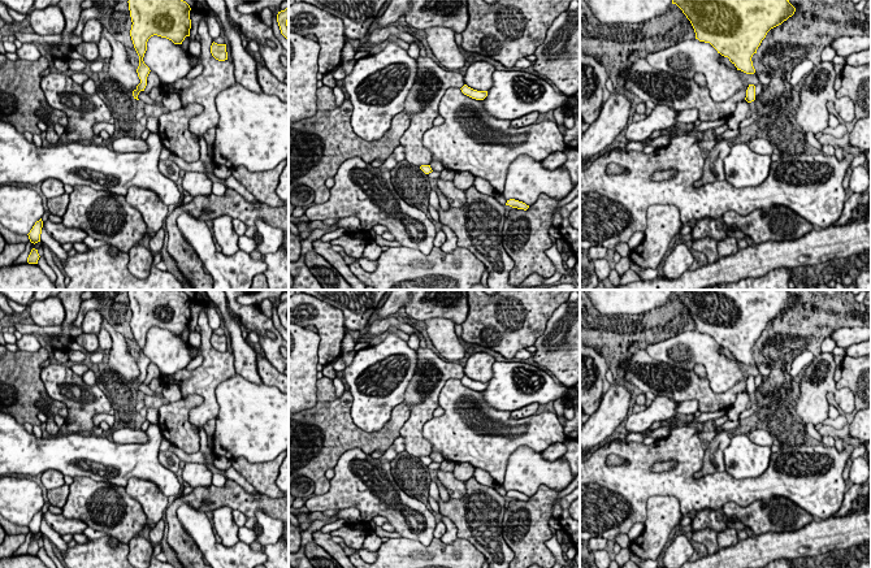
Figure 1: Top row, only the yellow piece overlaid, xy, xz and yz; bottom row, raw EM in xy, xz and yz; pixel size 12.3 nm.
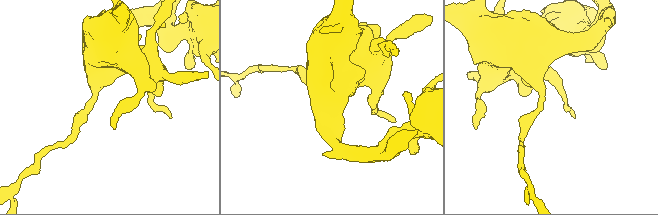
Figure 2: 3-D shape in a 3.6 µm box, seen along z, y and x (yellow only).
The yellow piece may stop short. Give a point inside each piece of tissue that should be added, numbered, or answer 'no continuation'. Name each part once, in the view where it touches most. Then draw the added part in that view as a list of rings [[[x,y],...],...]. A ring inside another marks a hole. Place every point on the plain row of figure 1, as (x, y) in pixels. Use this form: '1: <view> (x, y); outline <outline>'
no continuation

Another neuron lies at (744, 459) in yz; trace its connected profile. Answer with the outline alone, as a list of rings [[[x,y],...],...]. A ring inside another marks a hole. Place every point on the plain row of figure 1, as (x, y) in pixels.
[[[740,433],[731,438],[724,451],[725,472],[736,480],[755,478],[768,468],[771,454],[771,446],[758,446]]]

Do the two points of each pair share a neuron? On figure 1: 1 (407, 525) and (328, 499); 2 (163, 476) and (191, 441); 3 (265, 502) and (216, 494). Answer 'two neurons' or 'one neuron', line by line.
1: one neuron
2: two neurons
3: one neuron

